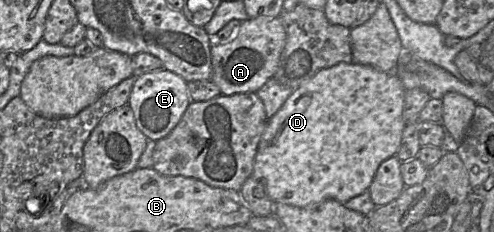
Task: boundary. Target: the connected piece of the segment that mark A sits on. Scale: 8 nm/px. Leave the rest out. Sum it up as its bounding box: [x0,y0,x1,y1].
[211,17,286,95]

